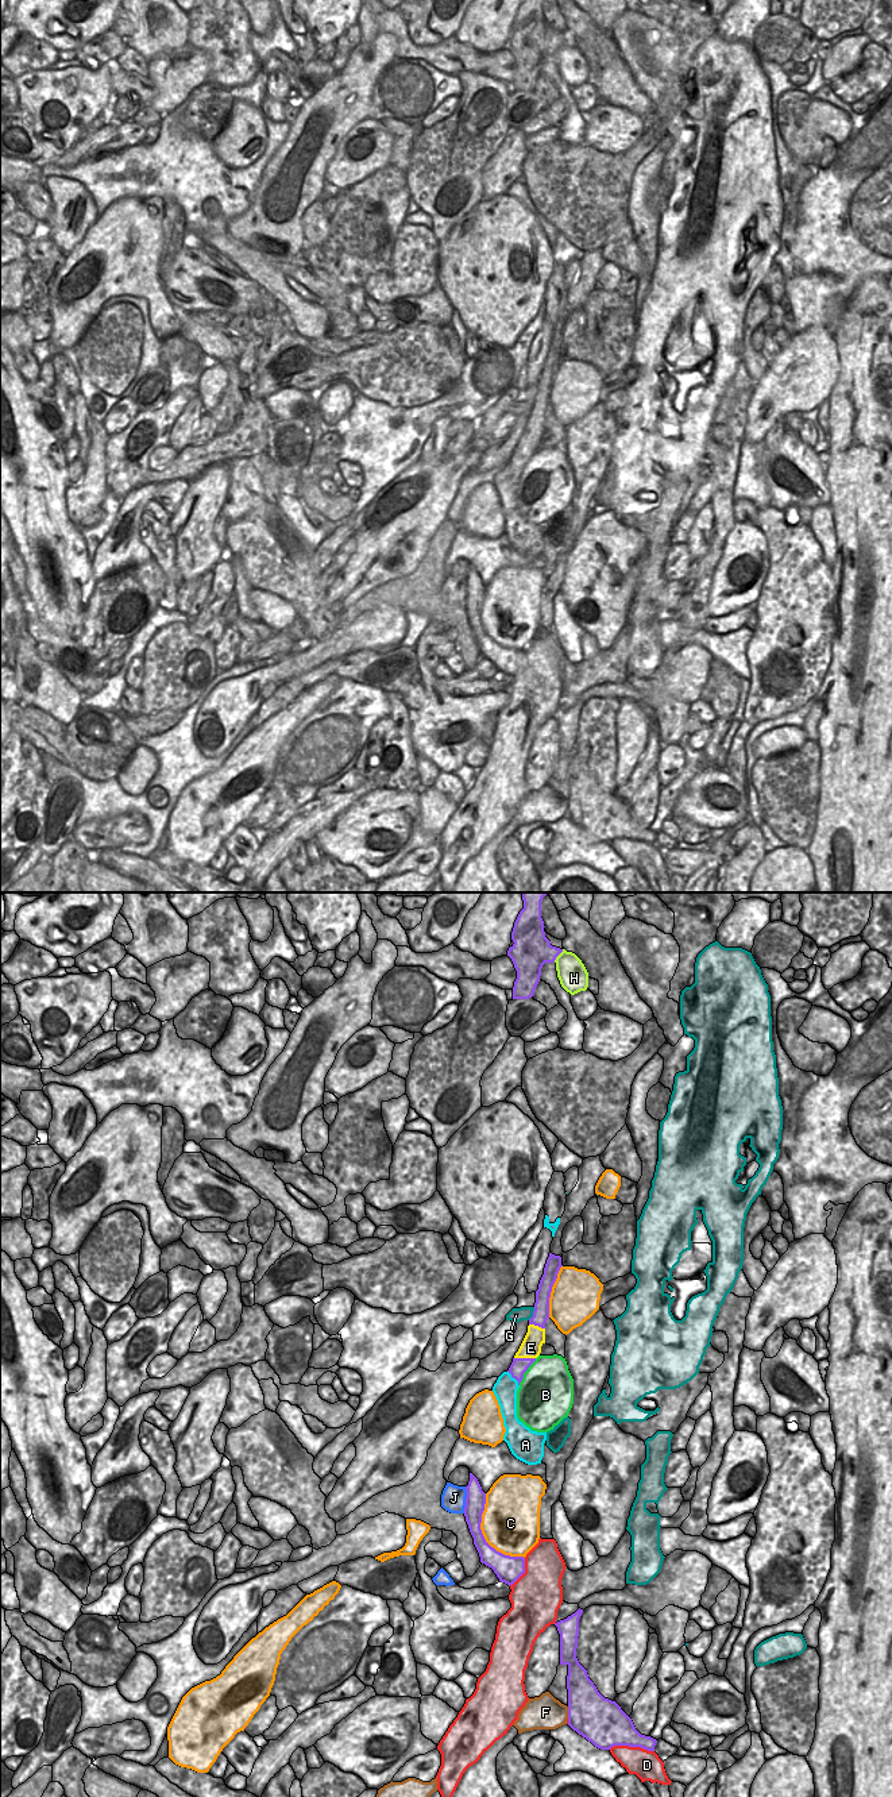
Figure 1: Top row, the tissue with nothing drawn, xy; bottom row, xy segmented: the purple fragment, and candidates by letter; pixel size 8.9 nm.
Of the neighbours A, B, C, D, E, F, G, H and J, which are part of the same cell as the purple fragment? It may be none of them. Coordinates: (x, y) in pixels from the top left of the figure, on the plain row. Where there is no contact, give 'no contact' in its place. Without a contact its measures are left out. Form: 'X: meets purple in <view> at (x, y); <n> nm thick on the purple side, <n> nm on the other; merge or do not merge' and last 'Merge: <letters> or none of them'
A: meets purple in xy at (514, 470); 150 nm thick on the purple side, 220 nm on the other; do not merge
B: meets purple in xy at (525, 463); 150 nm thick on the purple side, 480 nm on the other; do not merge
C: meets purple in xy at (483, 629); 170 nm thick on the purple side, 480 nm on the other; do not merge
D: meets purple in xy at (632, 839); 340 nm thick on the purple side, 260 nm on the other; do not merge
E: meets purple in xy at (525, 451); 150 nm thick on the purple side, 190 nm on the other; do not merge
F: meets purple in xy at (568, 805); 400 nm thick on the purple side, 300 nm on the other; do not merge
G: meets purple in xy at (533, 407); 140 nm thick on the purple side, 130 nm on the other; do not merge
H: meets purple in xy at (558, 47); 340 nm thick on the purple side, 260 nm on the other; do not merge
J: meets purple in xy at (466, 593); 180 nm thick on the purple side, 220 nm on the other; do not merge
Merge: none of them

